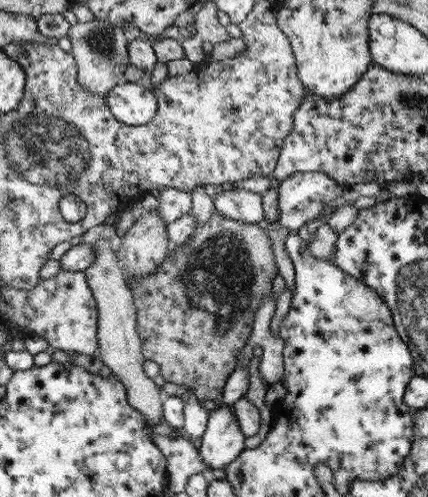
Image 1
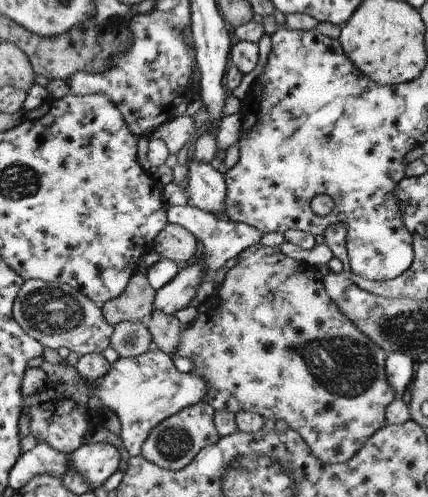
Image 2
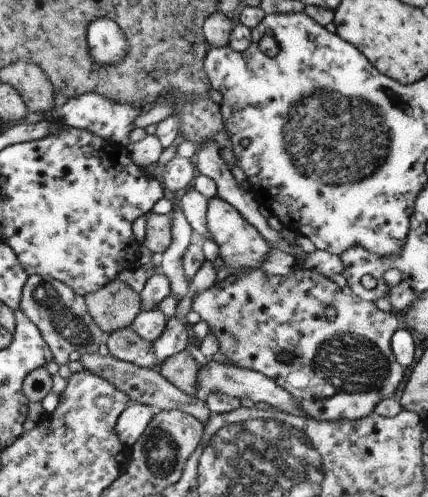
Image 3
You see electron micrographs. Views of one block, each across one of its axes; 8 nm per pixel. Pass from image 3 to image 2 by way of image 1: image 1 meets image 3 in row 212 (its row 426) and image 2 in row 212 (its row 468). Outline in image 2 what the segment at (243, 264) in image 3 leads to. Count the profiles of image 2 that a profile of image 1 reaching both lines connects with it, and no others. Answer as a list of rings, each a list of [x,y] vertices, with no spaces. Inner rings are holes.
[[[191,157],[187,166],[189,170],[187,190],[190,204],[203,211],[209,210],[212,214],[225,212],[227,186],[224,175],[211,163]]]

